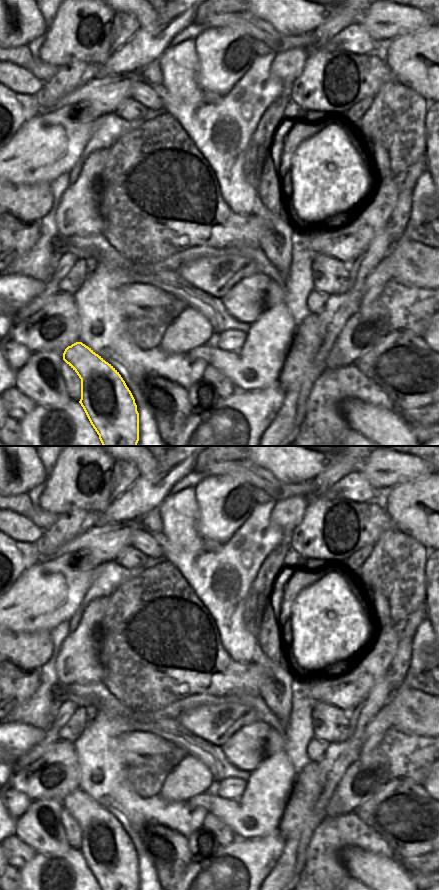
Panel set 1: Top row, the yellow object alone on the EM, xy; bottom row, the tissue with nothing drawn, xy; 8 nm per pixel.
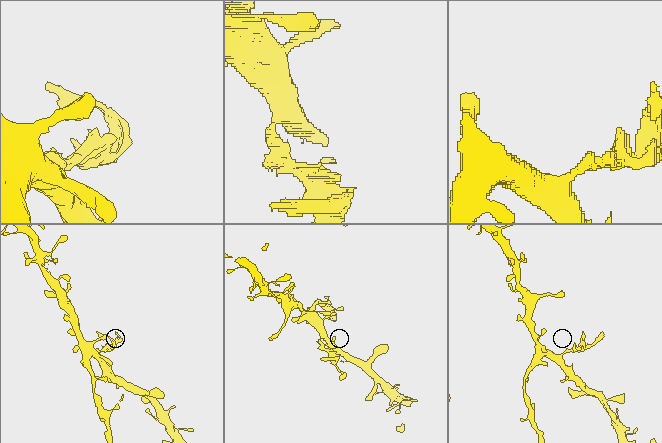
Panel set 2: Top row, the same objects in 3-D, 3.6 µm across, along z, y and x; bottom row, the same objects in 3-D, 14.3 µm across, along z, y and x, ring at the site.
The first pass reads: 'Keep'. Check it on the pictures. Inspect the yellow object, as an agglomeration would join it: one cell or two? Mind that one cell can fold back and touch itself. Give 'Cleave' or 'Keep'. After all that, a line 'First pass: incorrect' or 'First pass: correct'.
Cleave
First pass: incorrect

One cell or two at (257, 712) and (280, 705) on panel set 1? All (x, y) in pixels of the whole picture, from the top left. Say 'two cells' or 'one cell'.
two cells

